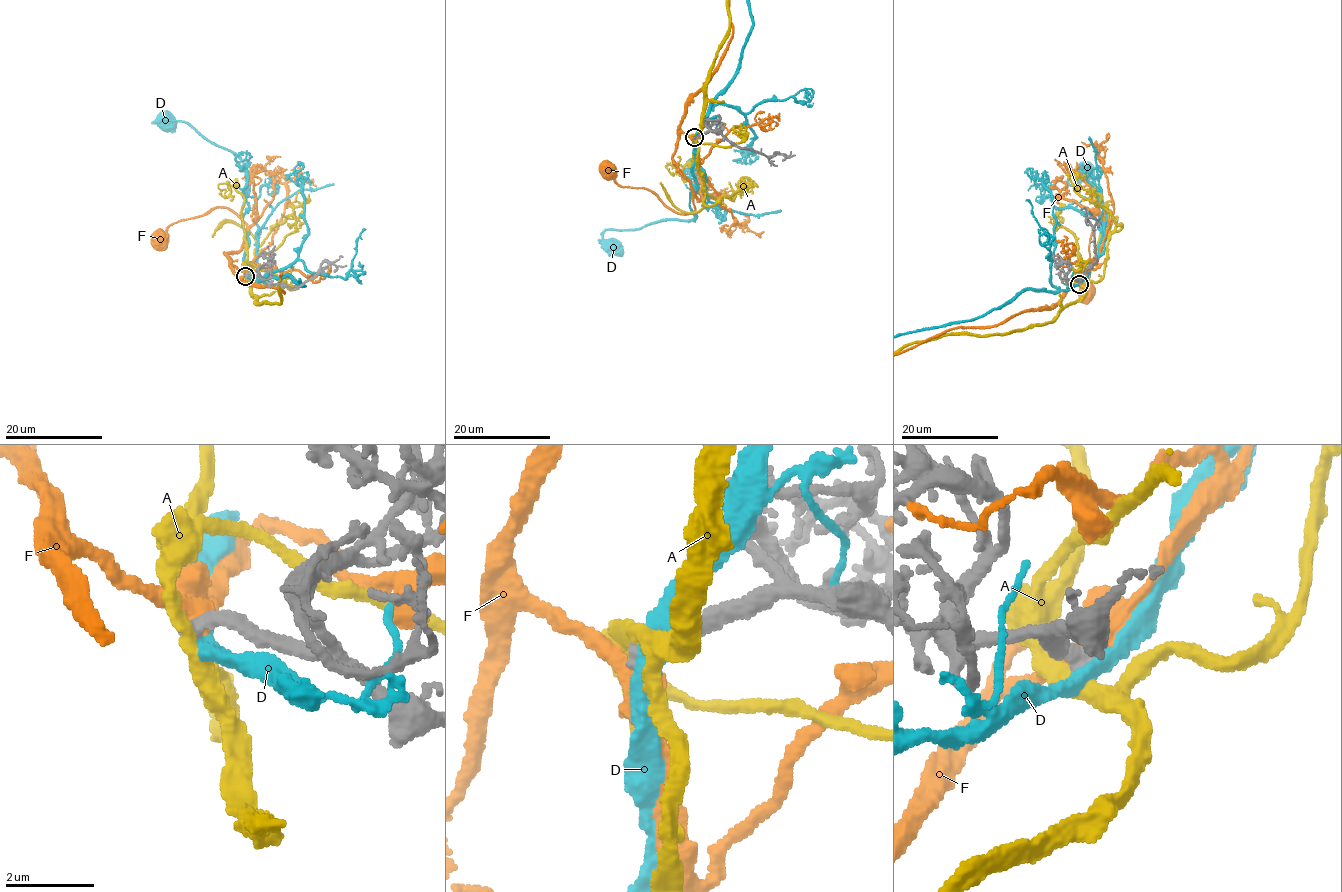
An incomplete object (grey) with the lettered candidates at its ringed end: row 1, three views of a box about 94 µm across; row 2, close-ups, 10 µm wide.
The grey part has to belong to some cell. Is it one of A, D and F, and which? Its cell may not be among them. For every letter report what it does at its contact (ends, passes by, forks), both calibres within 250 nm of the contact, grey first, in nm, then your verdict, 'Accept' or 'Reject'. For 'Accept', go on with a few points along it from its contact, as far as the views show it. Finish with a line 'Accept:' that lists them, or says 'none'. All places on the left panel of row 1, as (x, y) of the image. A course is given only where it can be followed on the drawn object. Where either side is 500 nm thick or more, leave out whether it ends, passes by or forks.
A: It passes by. Thickness 440 nm (grey) against 340 nm. Reject
D: It passes by. Thickness 420 nm (grey) against 400 nm. Reject
F: Thickness 440 nm (grey) against 500 nm. Reject
Accept: none

